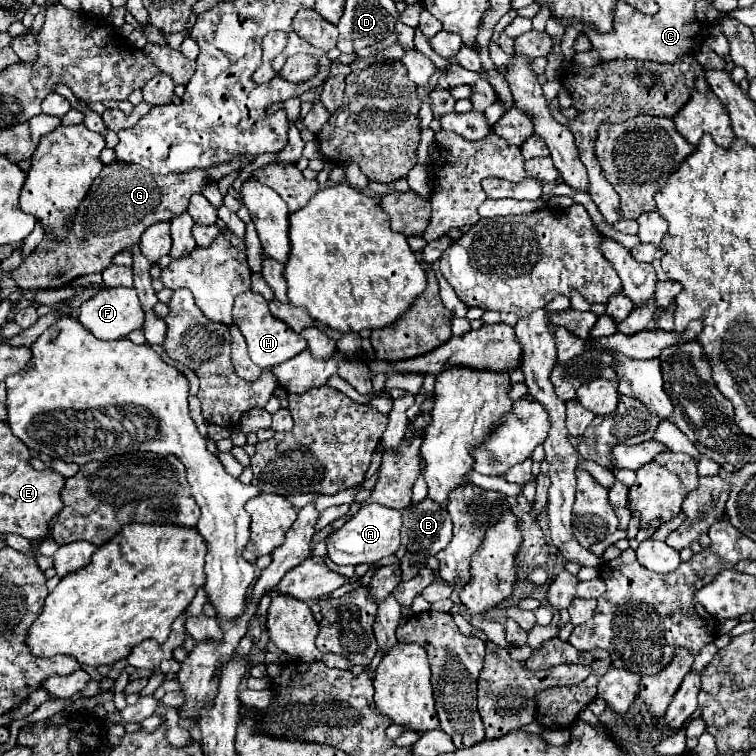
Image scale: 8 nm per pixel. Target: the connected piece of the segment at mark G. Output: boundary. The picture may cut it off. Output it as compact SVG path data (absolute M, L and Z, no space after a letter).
M238 157L238 161L230 161L230 165L220 165L214 169L188 169L170 175L154 175L138 165L126 165L122 161L106 165L90 187L86 201L80 205L68 239L50 241L50 237L44 237L34 253L14 271L18 289L58 289L70 285L80 275L102 273L116 253L140 241L146 227L160 221L170 221L172 217L184 213L190 195L202 193L208 179L218 181L224 175L246 167L248 163L250 161L246 161L246 157Z

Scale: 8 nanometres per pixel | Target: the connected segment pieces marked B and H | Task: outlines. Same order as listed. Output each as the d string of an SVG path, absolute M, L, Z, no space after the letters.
M426 497L422 503L406 507L402 511L402 521L404 521L402 525L404 525L410 541L408 541L406 555L400 559L400 569L402 569L402 581L408 581L426 565L430 555L436 555L438 551L442 551L450 543L450 539L452 539L452 519L442 505L438 505L436 501Z
M256 291L242 293L234 299L234 323L240 327L240 331L246 339L250 359L262 369L280 365L306 349L306 339L302 339L296 331L292 331L284 321L270 315L268 301Z

